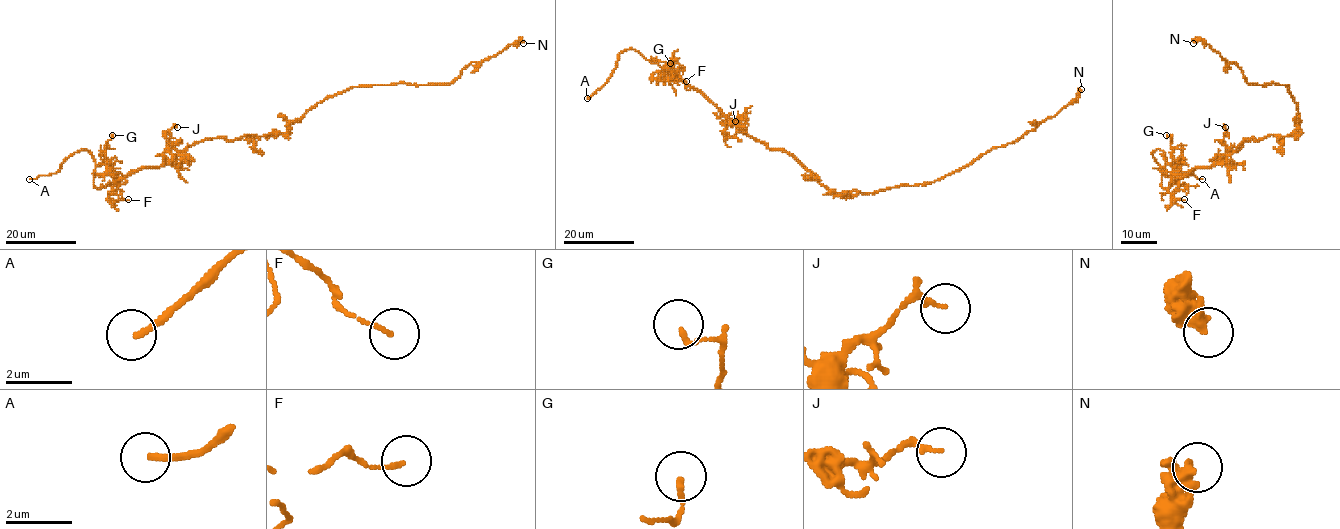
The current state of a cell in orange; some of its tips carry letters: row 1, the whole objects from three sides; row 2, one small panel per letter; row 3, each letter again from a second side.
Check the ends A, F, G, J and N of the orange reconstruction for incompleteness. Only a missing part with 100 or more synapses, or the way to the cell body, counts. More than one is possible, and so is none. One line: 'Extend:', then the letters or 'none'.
Extend: A

